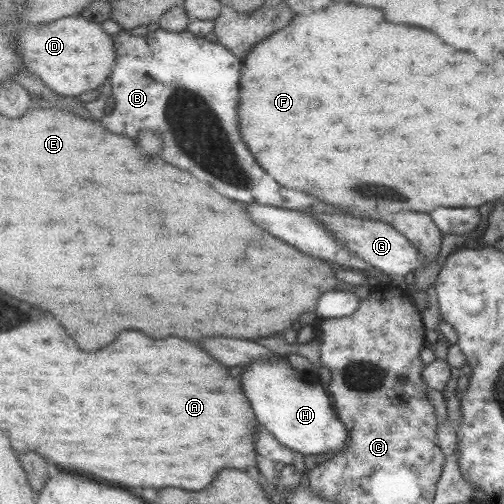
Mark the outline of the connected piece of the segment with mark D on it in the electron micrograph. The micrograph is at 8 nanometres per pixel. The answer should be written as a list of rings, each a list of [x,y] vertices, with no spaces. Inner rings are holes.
[[[79,16],[59,18],[57,22],[49,22],[45,26],[27,26],[19,29],[15,34],[17,41],[18,54],[22,55],[22,61],[26,68],[39,77],[47,87],[62,96],[77,97],[82,92],[99,88],[102,82],[110,77],[114,62],[117,58],[114,40],[109,38],[100,27],[99,23]]]

